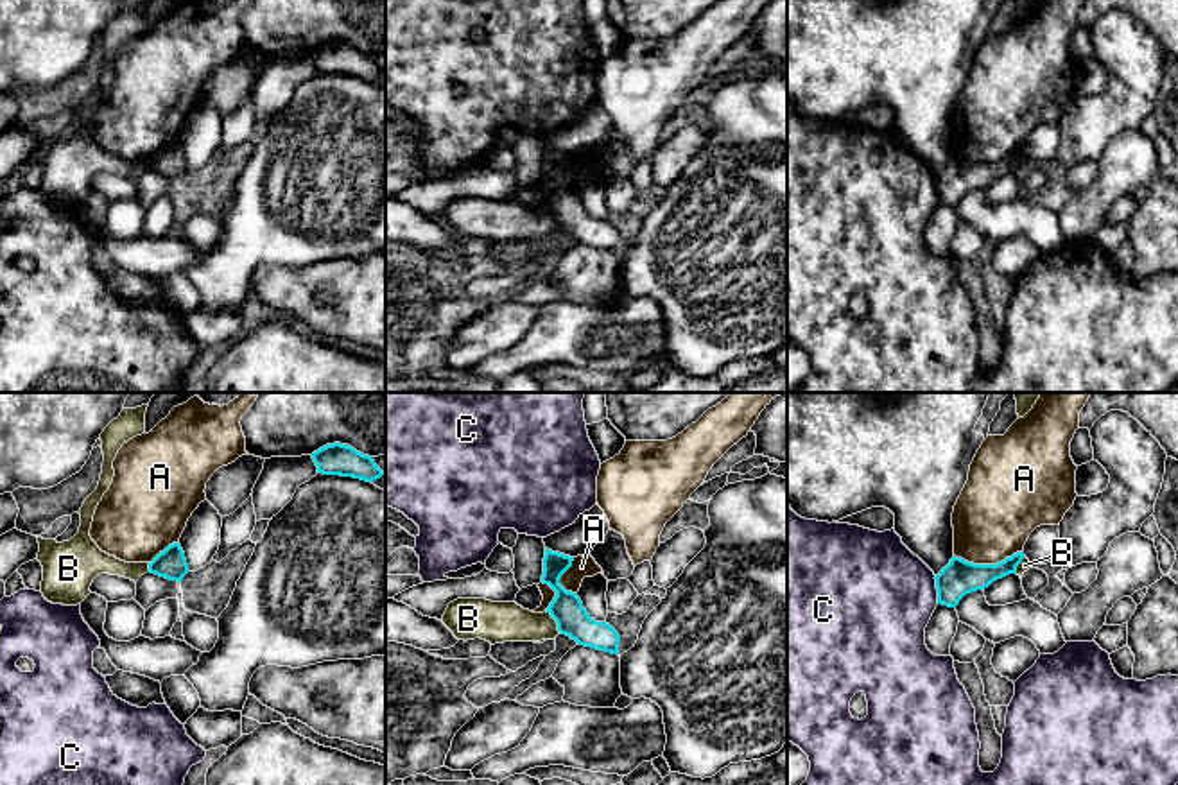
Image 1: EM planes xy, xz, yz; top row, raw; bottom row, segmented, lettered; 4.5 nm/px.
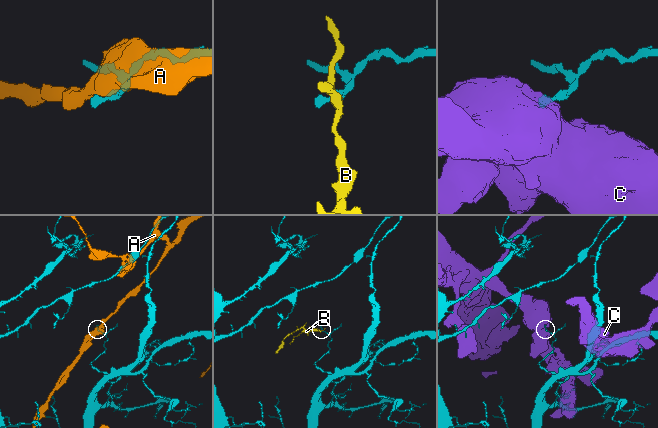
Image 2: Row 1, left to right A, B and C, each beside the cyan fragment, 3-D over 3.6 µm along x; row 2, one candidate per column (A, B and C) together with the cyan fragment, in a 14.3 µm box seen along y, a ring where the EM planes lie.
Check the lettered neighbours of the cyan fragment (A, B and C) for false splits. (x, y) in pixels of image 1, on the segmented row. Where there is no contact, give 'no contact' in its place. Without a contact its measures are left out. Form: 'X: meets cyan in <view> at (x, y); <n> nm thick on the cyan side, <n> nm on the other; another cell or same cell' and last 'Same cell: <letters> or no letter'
A: meets cyan in yz at (987, 565); 160 nm thick on the cyan side, 360 nm on the other; another cell
B: meets cyan in xz at (556, 622); 150 nm thick on the cyan side, 180 nm on the other; another cell
C: meets cyan in yz at (938, 590); 160 nm thick on the cyan side, 460 nm on the other; another cell
Same cell: no letter

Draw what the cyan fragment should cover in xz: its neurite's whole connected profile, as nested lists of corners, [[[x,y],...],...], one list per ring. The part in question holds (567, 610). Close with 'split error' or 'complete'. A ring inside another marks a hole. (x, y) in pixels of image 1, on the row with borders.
[[[545,548],[541,582],[556,591],[547,613],[556,620],[558,631],[579,645],[619,654],[619,633],[606,622],[595,622],[583,608],[577,593],[567,591],[559,584],[572,561],[570,556]]]; complete

